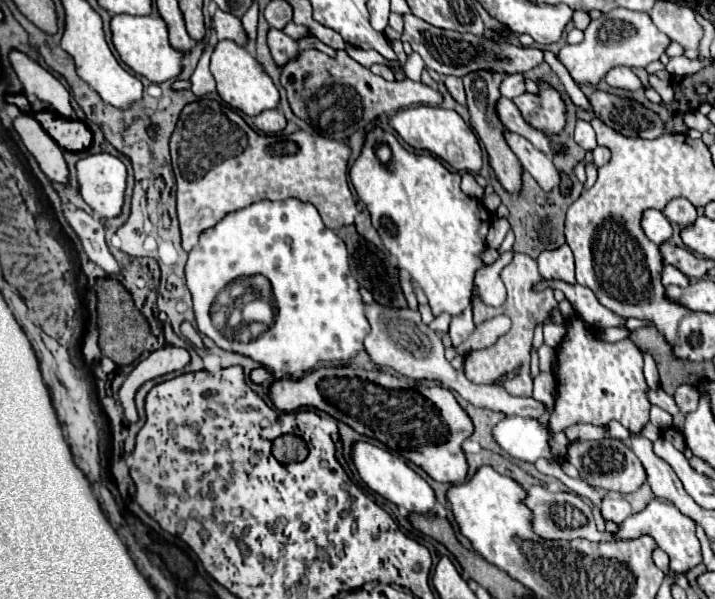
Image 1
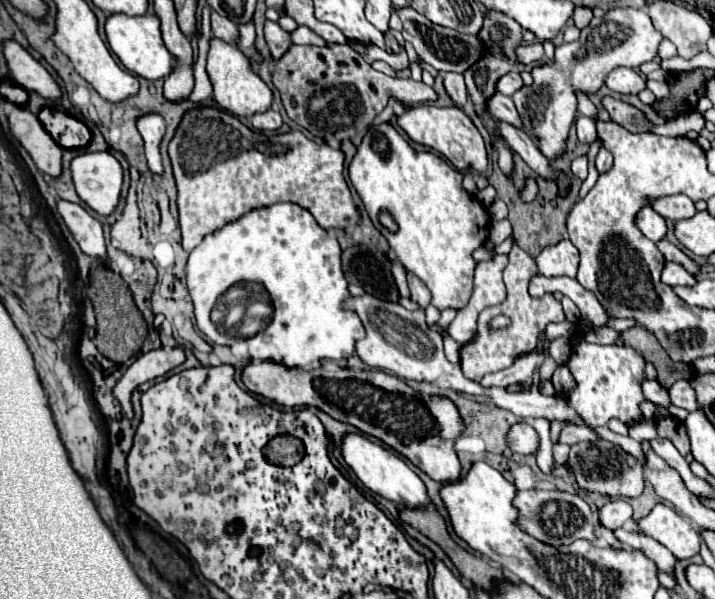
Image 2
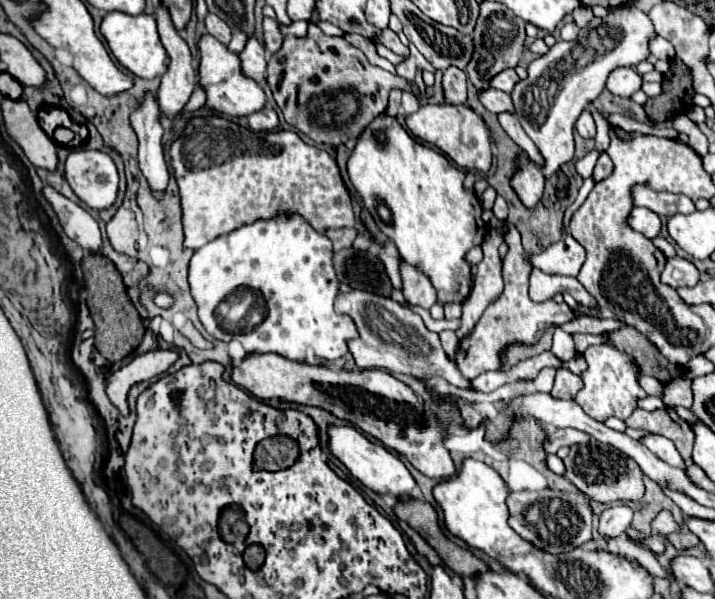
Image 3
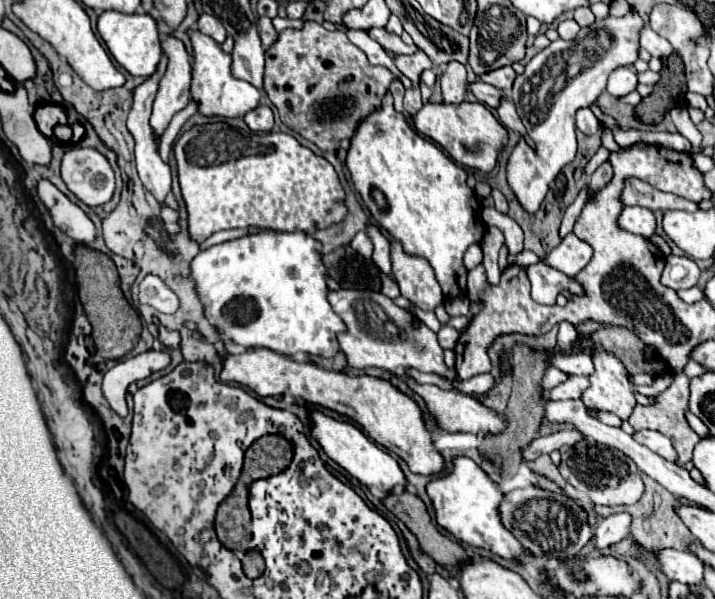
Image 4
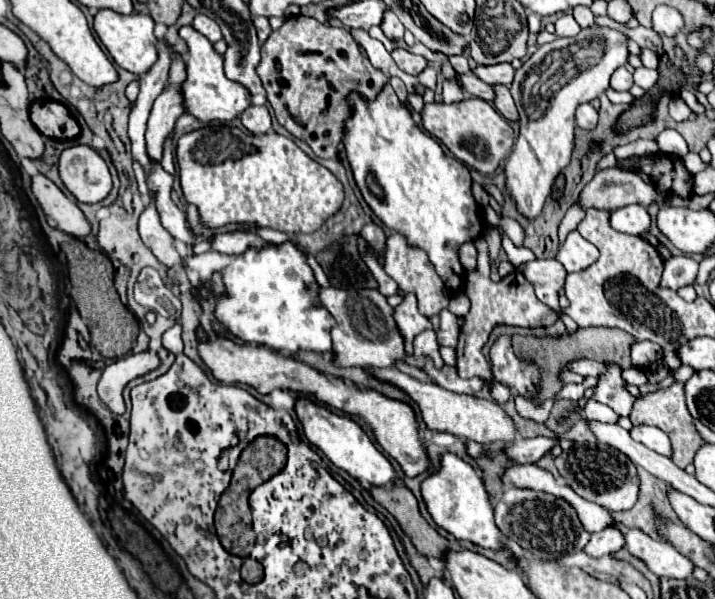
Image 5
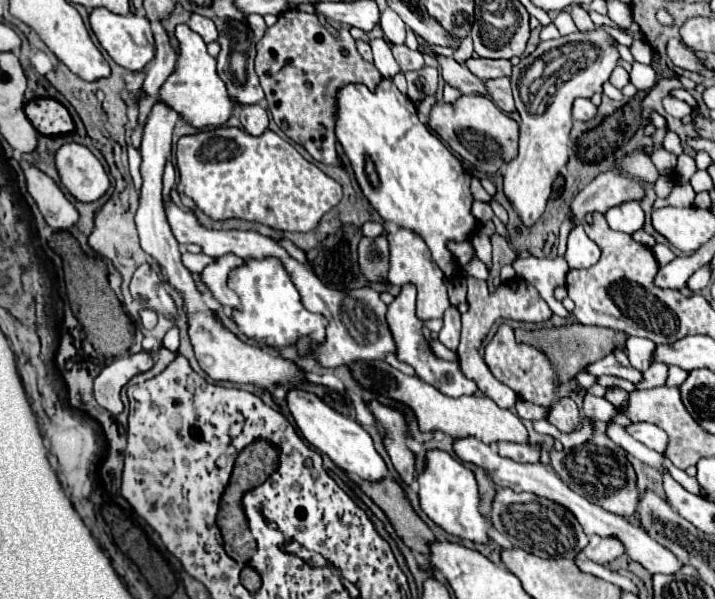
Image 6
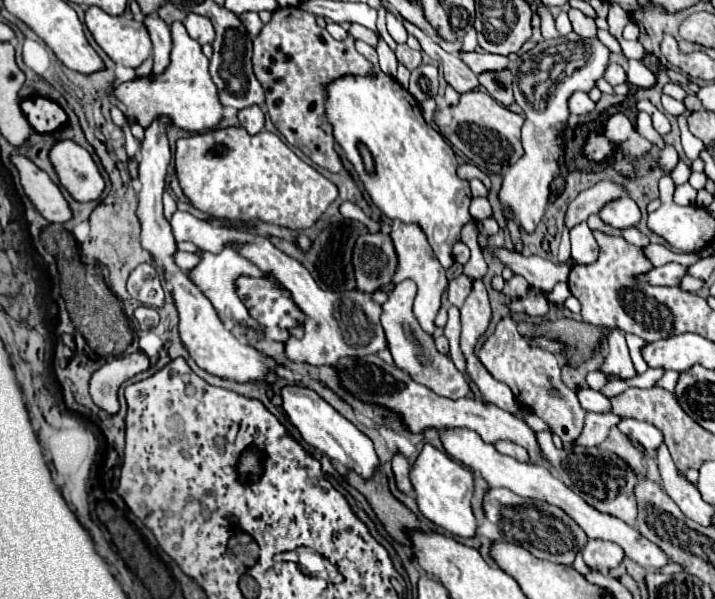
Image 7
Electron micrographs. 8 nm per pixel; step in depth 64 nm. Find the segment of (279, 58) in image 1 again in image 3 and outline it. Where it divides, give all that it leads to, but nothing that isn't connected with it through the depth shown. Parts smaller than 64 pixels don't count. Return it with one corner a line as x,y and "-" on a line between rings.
264,18
264,44
268,54
276,54
282,46
282,32
280,32
280,24
272,18

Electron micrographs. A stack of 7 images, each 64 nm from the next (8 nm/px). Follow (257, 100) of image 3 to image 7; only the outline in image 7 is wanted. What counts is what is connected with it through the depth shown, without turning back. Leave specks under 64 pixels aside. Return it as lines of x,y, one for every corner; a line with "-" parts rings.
174,22
170,26
172,32
172,64
168,72
160,76
160,80
150,82
148,78
136,78
114,88
114,96
124,104
124,116
136,118
140,126
148,126
152,116
168,116
174,126
190,132
204,132
220,124
224,106
218,98
218,88
210,76
210,60
202,54
202,46
198,40
190,38
182,22

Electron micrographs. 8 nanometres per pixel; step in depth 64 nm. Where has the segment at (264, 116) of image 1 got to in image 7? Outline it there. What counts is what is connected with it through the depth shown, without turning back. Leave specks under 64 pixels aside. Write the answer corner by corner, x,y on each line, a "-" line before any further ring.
260,106
242,108
238,112
238,120
240,120
240,126
244,126
248,134
258,134
264,128
264,112
260,110

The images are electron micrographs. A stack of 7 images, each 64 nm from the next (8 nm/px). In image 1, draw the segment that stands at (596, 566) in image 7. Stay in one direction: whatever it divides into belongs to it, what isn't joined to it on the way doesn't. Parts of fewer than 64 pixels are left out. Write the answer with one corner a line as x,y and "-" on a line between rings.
604,496
602,498
602,506
600,506
600,512
606,520
612,520
616,524
620,524
620,520
628,518
632,514
632,508
630,504
624,500
624,498
610,498
610,496

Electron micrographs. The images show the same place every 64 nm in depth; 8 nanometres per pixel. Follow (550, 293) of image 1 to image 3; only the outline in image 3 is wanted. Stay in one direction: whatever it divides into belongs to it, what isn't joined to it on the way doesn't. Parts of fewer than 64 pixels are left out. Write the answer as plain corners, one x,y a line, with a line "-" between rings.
508,224
508,232
506,232
506,244
510,246
506,258
504,258
504,292
502,296
490,304
482,318
478,320
472,336
466,336
460,342
458,354
456,354
456,364
462,372
464,378
474,380
476,376
488,370
500,370
502,366
502,354
508,346
512,344
536,344
542,336
542,332
546,328
550,328
552,324
564,324
568,320
574,320
576,314
568,308
566,303
558,304
554,300
546,300
546,302
532,302
528,298
529,276
532,272
532,264
520,244
520,234
516,232
516,228
512,228
512,224

